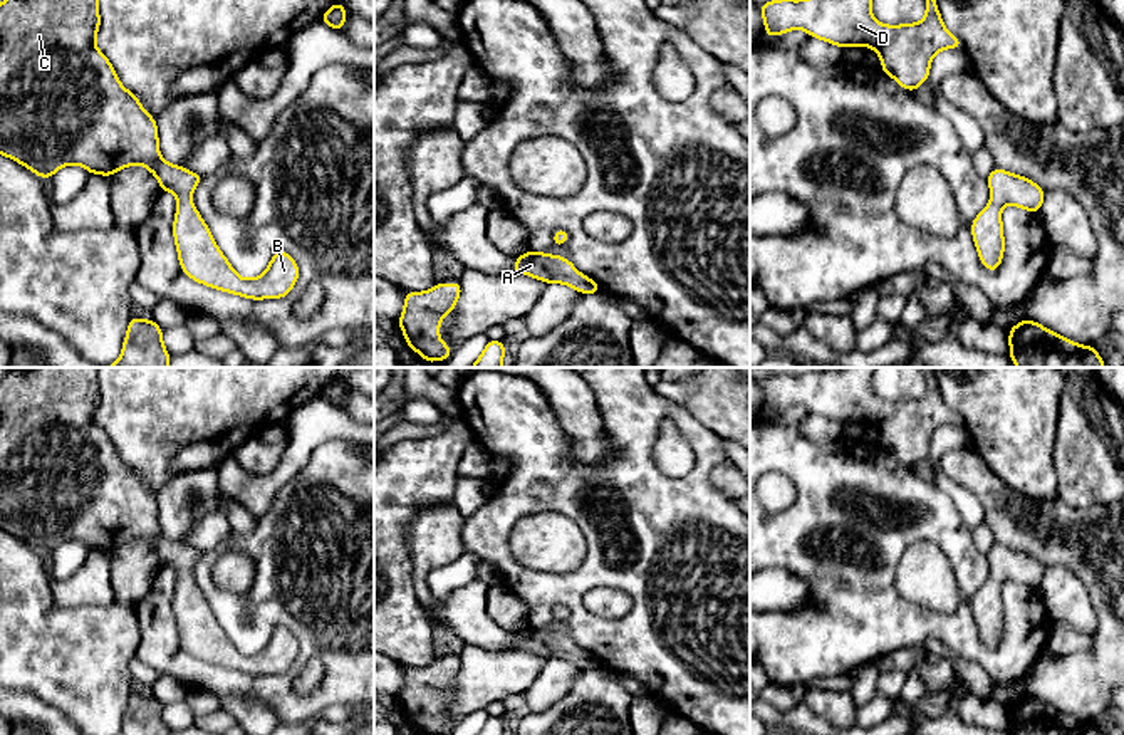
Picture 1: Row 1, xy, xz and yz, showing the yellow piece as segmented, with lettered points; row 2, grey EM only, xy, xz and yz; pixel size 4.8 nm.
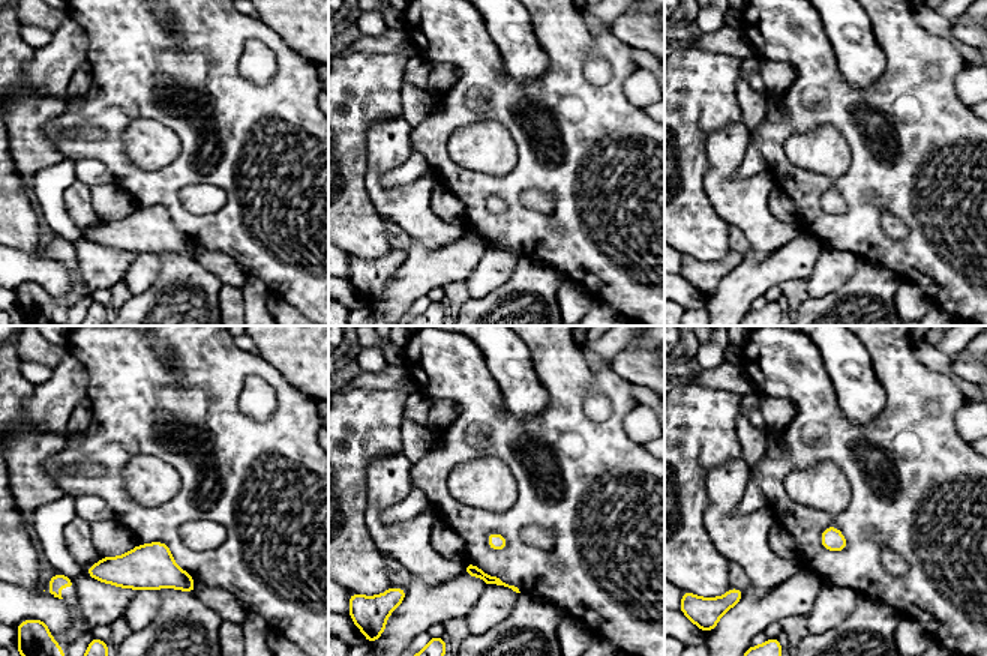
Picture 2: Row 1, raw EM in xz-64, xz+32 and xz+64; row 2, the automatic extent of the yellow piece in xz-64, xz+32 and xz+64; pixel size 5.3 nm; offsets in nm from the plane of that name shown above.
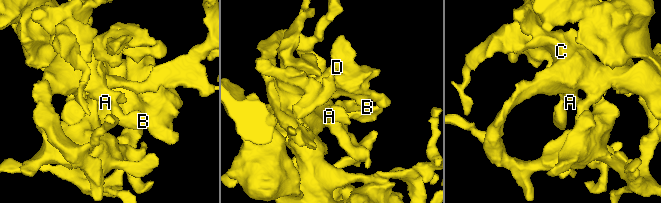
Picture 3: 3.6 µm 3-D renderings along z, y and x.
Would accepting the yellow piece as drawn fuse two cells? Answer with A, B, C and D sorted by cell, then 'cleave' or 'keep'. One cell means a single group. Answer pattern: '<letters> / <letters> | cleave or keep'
A B C D | keep

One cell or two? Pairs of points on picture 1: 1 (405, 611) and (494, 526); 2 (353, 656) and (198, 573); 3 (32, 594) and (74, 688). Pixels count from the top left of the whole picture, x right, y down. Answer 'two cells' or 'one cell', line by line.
1: two cells
2: one cell
3: one cell

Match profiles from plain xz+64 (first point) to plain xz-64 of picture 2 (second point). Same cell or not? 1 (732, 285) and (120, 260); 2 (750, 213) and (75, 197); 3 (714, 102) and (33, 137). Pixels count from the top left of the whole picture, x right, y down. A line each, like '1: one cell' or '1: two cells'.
1: one cell
2: one cell
3: two cells

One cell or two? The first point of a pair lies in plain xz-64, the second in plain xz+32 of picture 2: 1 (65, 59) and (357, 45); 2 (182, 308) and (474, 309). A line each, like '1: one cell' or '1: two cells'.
1: two cells
2: one cell

